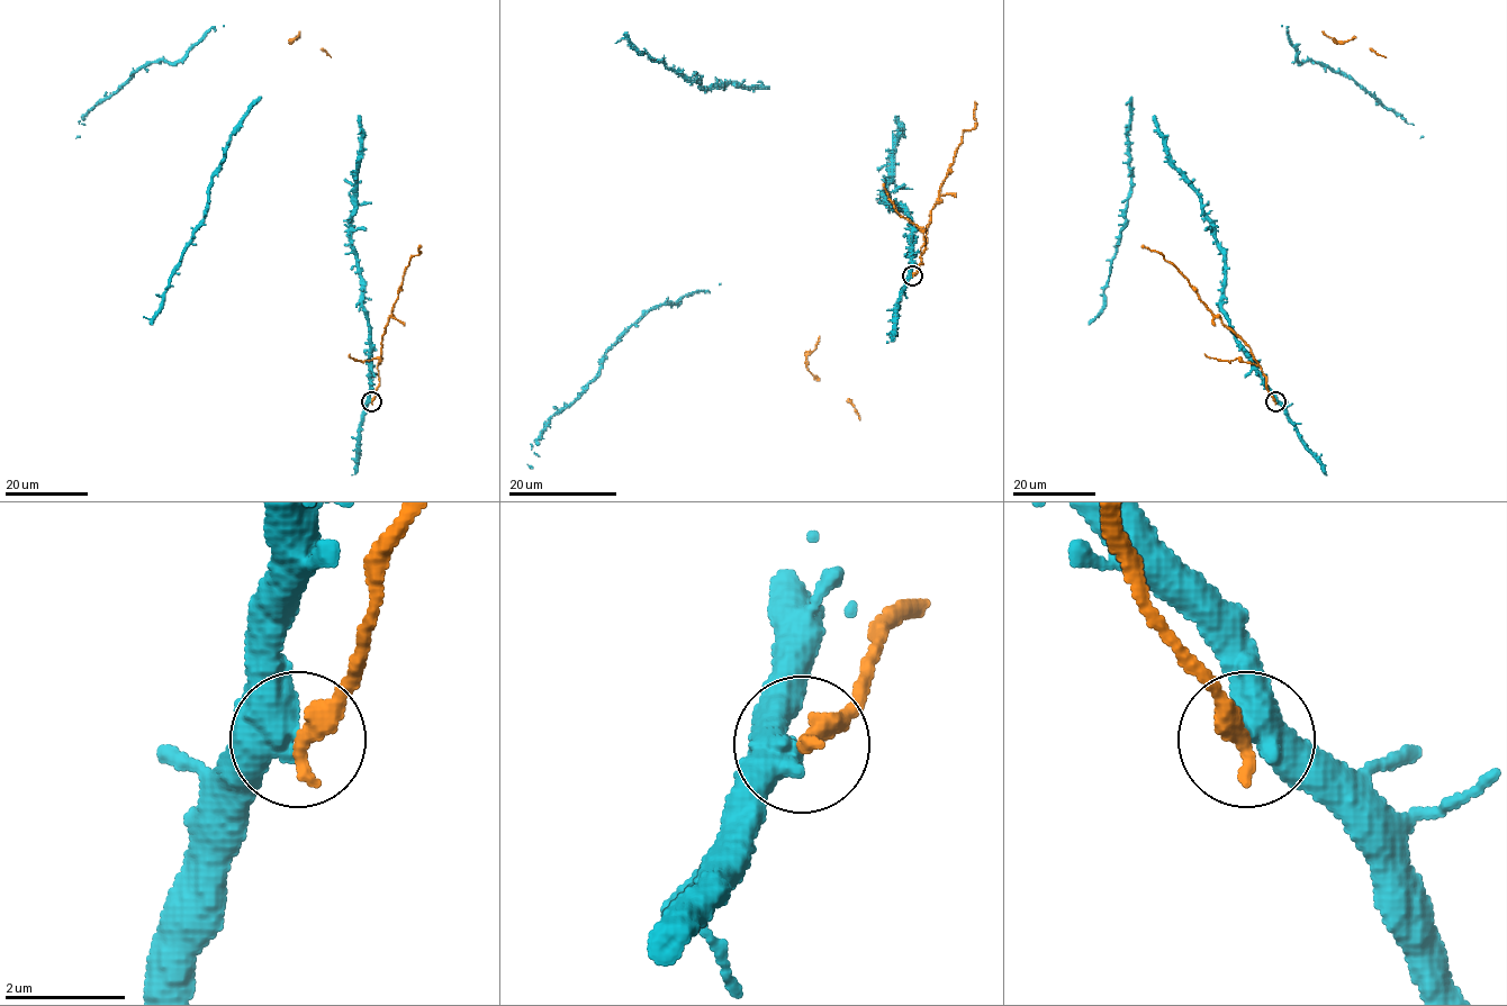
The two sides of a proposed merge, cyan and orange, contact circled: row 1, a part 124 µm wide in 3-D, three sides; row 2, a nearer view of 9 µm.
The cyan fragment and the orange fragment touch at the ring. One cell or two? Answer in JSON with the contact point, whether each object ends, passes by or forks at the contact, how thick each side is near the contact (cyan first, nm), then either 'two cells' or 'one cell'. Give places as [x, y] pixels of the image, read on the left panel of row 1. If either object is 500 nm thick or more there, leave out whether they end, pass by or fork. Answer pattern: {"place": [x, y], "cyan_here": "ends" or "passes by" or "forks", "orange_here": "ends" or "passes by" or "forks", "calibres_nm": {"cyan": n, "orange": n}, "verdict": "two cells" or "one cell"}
{"place": [371, 401], "cyan_here": "passes by", "orange_here": "ends", "calibres_nm": {"cyan": 440, "orange": 400}, "verdict": "two cells"}

